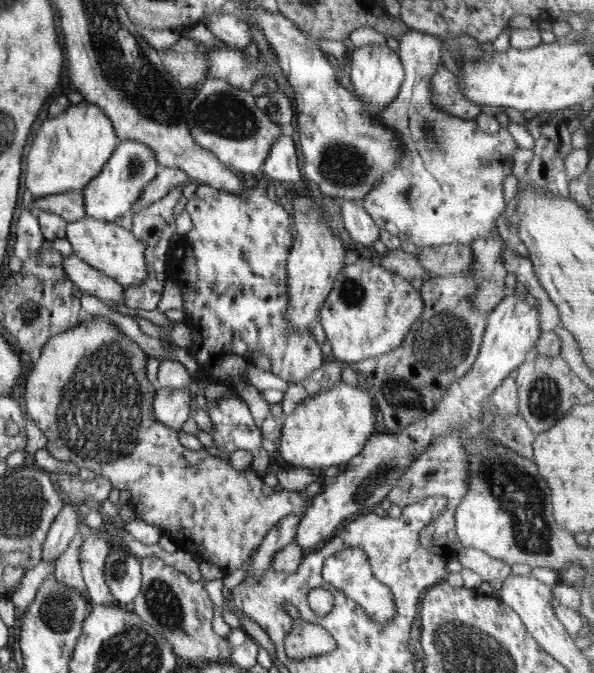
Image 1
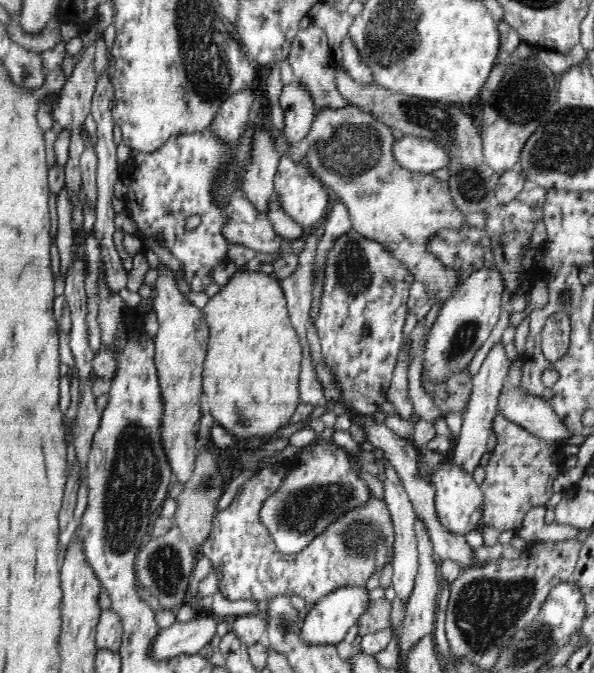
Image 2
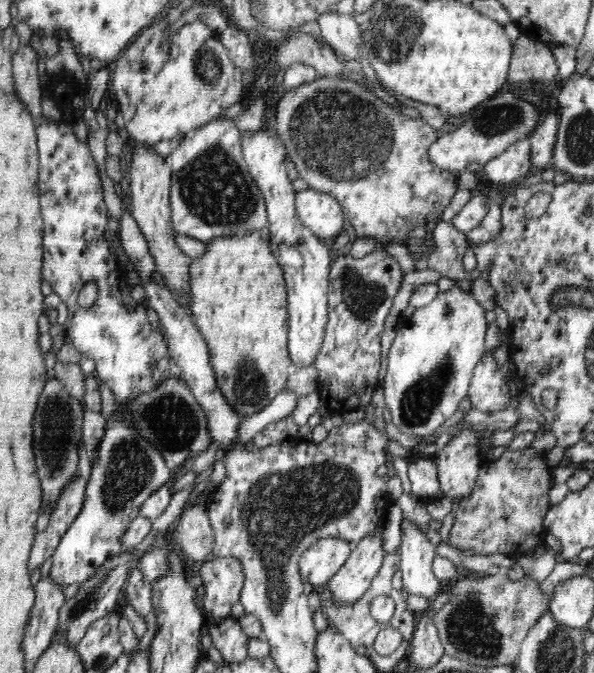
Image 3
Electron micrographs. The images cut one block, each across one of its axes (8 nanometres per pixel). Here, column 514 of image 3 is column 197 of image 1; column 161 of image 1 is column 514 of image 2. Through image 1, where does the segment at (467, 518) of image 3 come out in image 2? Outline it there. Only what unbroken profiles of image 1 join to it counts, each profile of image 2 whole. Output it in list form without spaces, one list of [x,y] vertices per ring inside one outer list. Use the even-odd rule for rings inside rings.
[[[499,412],[492,421],[491,432],[496,435],[495,449],[484,467],[485,478],[481,491],[484,506],[481,524],[494,526],[498,531],[519,531],[524,515],[535,506],[545,505],[552,498],[554,479],[564,471],[565,454],[561,443],[553,444],[526,431]]]

